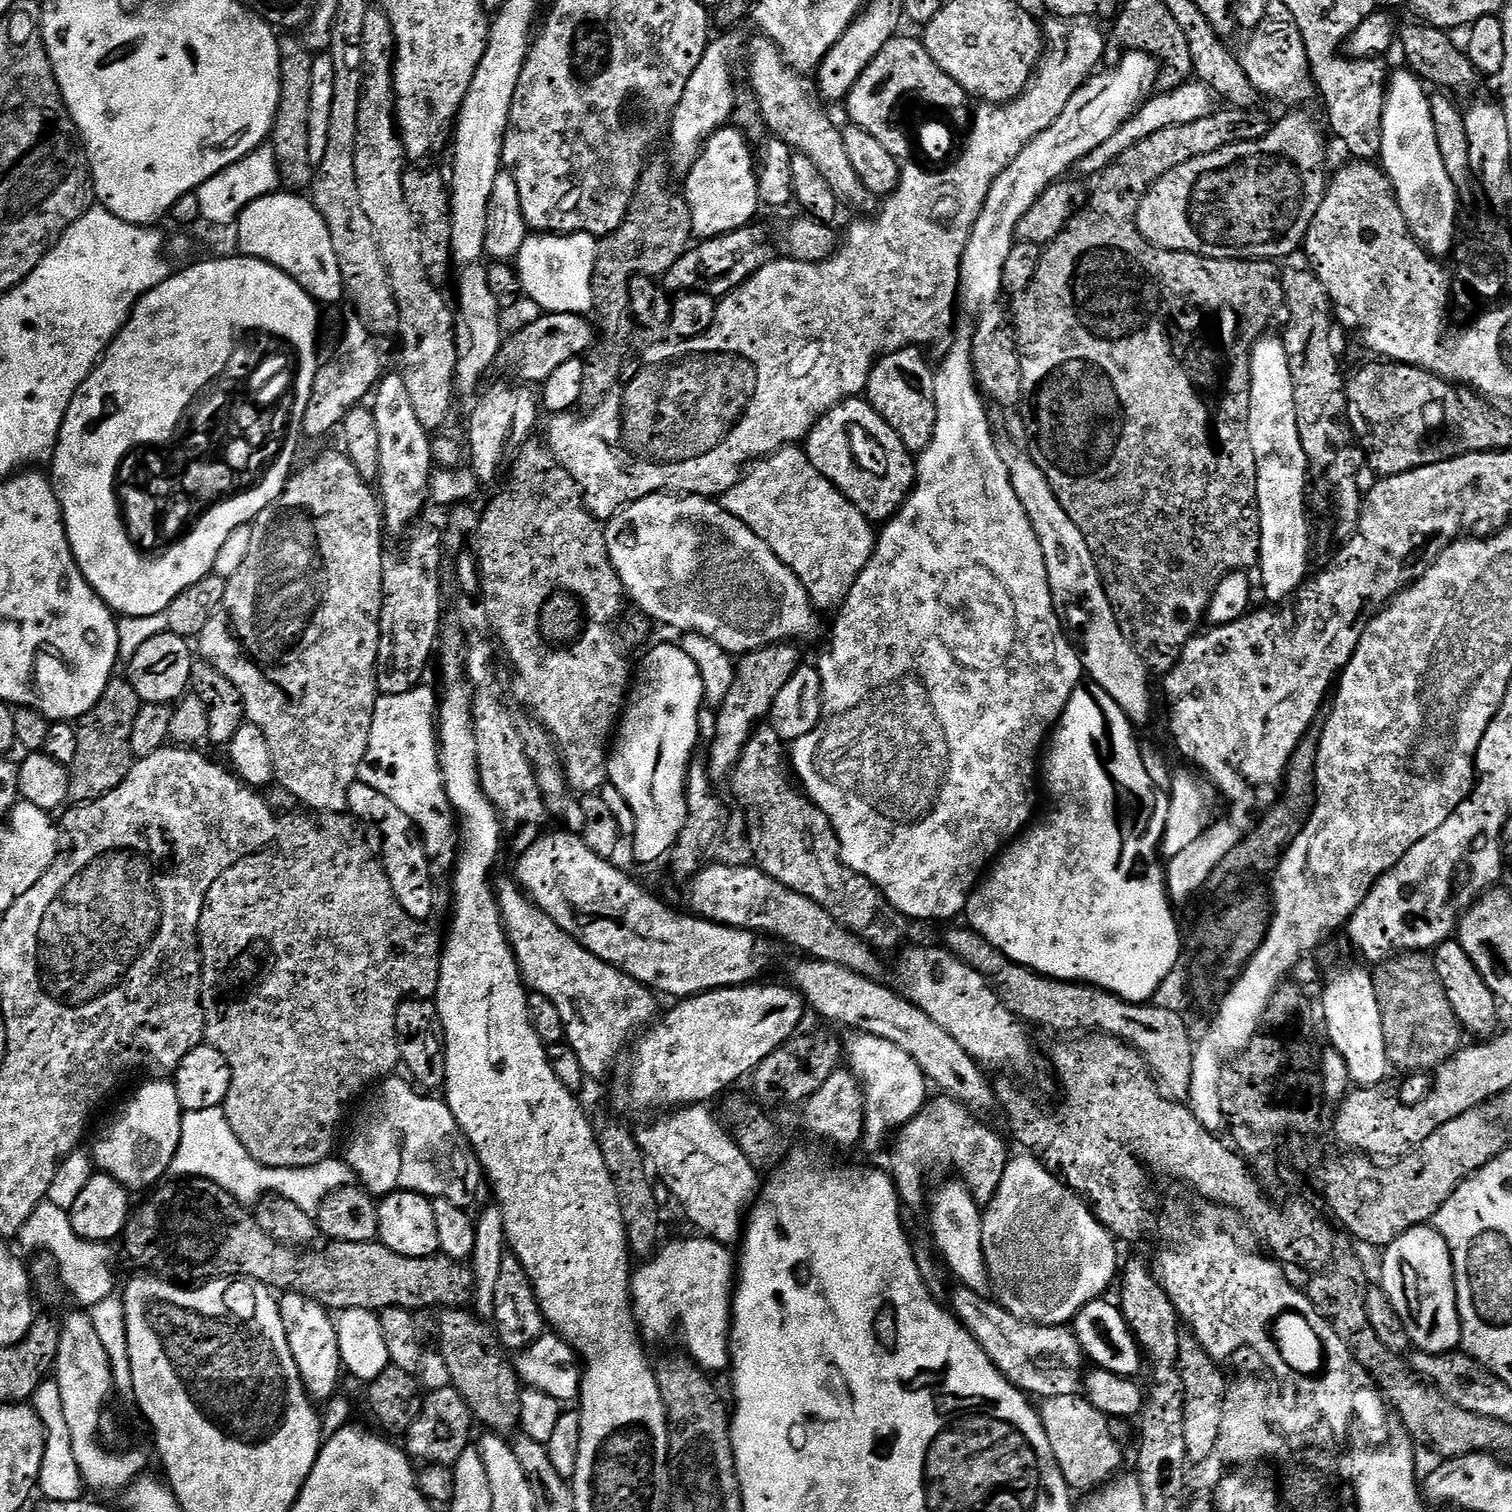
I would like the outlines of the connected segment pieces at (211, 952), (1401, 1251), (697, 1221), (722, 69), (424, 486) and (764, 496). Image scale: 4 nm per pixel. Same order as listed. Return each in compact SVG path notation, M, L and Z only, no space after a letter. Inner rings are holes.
M334 812L311 817L313 820L308 816L281 815L274 843L223 872L210 886L200 915L200 1004L204 1007L204 1039L226 1058L232 1075L230 1090L222 1105L225 1118L254 1160L270 1168L313 1167L336 1152L336 1131L344 1120L344 1108L350 1107L368 1087L371 1089L401 1067L396 1033L400 1003L413 998L432 1000L440 985L441 937L436 937L425 921L414 919L400 905L383 863L374 848L372 853L371 846L364 841L365 829L356 817Z
M1435 1227L1411 1228L1383 1249L1379 1283L1396 1311L1407 1320L1407 1334L1413 1349L1437 1356L1460 1348L1460 1307L1456 1305L1458 1272L1446 1238Z
M690 1104L669 1111L661 1120L644 1124L635 1129L636 1141L644 1152L651 1171L672 1191L672 1196L684 1207L688 1220L696 1228L701 1228L709 1240L717 1240L725 1246L739 1245L746 1227L746 1213L751 1209L762 1188L762 1176L756 1173L757 1165L742 1154L742 1150L732 1139L729 1129L712 1117L711 1107Z
M713 39L708 45L698 70L690 74L686 90L682 90L682 102L672 111L672 154L670 153L671 170L677 177L683 178L694 166L704 149L704 143L720 128L731 121L732 111L736 108L737 85L732 84L732 55L736 48L724 40Z
M385 375L374 389L374 399L370 407L378 425L378 499L382 509L384 530L389 537L403 537L419 521L416 519L419 518L424 504L429 503L429 488L434 469L433 437L422 426L422 422L418 422L403 375Z
M800 446L779 448L772 455L755 461L746 474L741 475L740 481L719 497L718 502L734 514L734 518L750 526L750 530L754 530L754 534L758 534L758 538L778 554L780 561L804 583L812 605L818 610L839 609L876 550L878 536L873 521L866 519L825 476L814 470L807 451Z

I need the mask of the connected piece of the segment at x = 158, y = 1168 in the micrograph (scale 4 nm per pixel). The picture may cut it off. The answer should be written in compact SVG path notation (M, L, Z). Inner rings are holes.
M168 1078L160 1079L164 1080L152 1080L142 1085L129 1098L120 1117L97 1138L92 1148L95 1167L129 1190L151 1189L159 1185L169 1175L172 1159L178 1150L184 1112L178 1102L175 1083Z

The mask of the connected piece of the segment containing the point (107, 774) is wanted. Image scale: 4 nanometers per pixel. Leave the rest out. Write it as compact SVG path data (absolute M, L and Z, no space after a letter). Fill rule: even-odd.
M113 678L102 698L76 724L78 751L70 766L70 797L95 798L110 794L114 786L122 786L134 763L130 736L134 734L134 718L138 718L141 700L127 678Z

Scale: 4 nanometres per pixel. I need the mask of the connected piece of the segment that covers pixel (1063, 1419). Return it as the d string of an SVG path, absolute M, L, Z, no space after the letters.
M1083 1395L1050 1396L1041 1404L1044 1405L1039 1405L1038 1411L1046 1438L1050 1438L1050 1450L1054 1450L1058 1470L1062 1470L1062 1478L1066 1478L1073 1493L1090 1493L1121 1471L1120 1444L1112 1437L1109 1417L1103 1416Z

